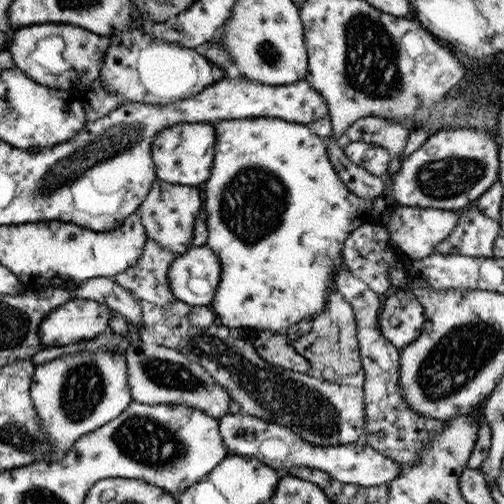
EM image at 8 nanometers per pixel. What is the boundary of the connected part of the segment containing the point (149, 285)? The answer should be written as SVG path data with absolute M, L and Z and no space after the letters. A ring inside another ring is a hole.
M147 237L137 262L111 279L136 299L168 307L176 302L170 293L166 277L169 263L174 257L170 250L162 249L152 238Z

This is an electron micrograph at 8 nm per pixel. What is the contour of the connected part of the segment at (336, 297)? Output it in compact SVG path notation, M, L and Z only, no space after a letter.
M336 290L326 294L322 311L290 324L284 333L296 354L303 355L315 375L331 382L352 382L361 371L356 324L350 304Z

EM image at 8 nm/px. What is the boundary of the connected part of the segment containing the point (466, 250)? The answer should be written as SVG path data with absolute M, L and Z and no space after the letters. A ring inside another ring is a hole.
M475 207L463 209L453 230L434 248L433 253L491 258L492 244L500 234L499 228L496 220Z

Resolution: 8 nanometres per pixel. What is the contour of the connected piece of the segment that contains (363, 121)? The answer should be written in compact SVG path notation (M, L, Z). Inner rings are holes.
M364 116L354 120L344 133L349 138L349 142L369 142L385 148L392 156L388 170L395 172L403 162L403 148L406 146L410 132L379 116Z

